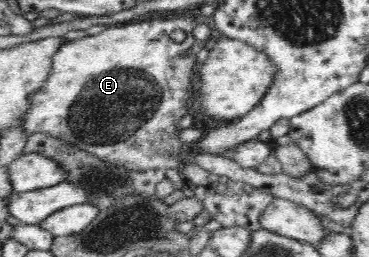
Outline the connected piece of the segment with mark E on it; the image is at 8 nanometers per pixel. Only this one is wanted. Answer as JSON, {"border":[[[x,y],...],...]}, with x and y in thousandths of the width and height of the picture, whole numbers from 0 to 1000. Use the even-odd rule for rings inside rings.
{"border":[[[472,66],[466,74],[398,74],[374,89],[320,93],[287,105],[276,128],[260,132],[260,140],[233,140],[214,156],[179,160],[173,156],[168,179],[163,179],[160,202],[152,202],[146,233],[141,233],[141,272],[136,272],[136,296],[130,311],[119,319],[119,335],[108,339],[108,358],[87,366],[81,374],[81,420],[76,436],[65,444],[65,467],[57,482],[62,514],[70,529],[81,521],[98,521],[98,514],[119,514],[136,529],[149,529],[195,568],[206,568],[252,599],[295,638],[314,638],[322,650],[347,654],[355,661],[396,665],[407,658],[480,658],[493,669],[501,638],[474,607],[488,591],[493,576],[493,553],[482,541],[482,525],[472,525],[474,510],[491,502],[477,486],[480,471],[512,444],[515,409],[523,401],[520,385],[520,304],[526,304],[523,265],[534,245],[534,214],[520,210],[518,183],[534,167],[520,121],[537,97],[526,66]],[[493,117],[504,128],[504,156],[491,171],[466,171],[461,152],[461,128]]]}

